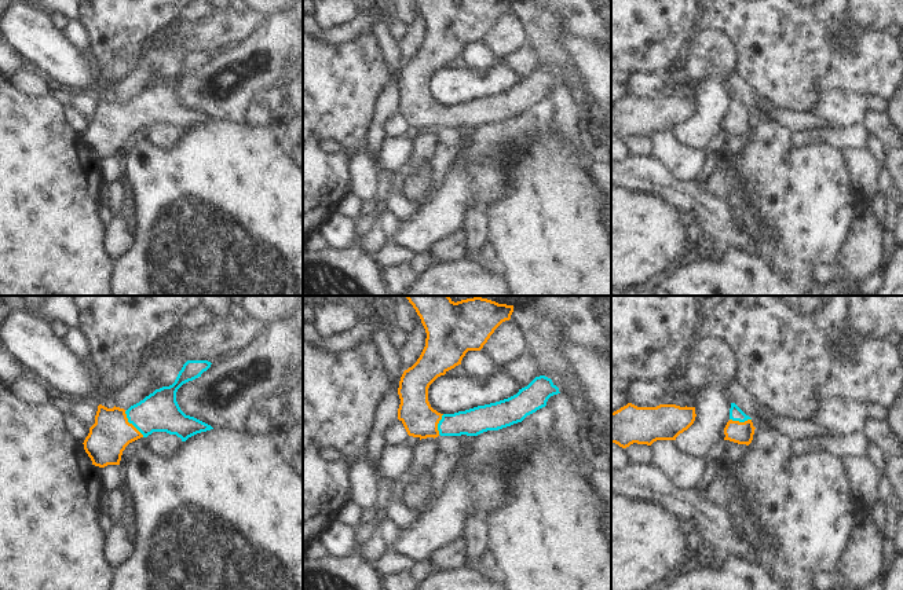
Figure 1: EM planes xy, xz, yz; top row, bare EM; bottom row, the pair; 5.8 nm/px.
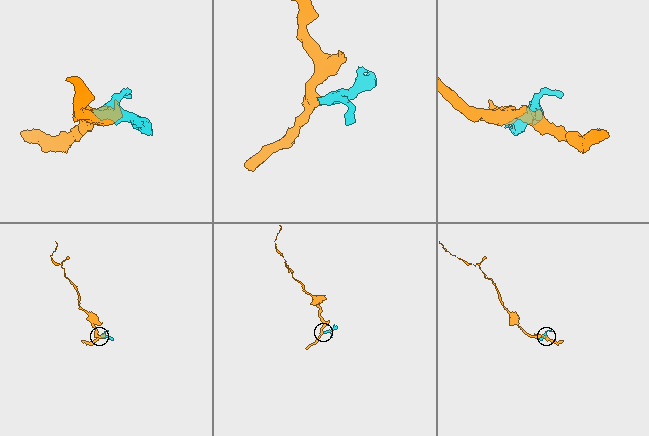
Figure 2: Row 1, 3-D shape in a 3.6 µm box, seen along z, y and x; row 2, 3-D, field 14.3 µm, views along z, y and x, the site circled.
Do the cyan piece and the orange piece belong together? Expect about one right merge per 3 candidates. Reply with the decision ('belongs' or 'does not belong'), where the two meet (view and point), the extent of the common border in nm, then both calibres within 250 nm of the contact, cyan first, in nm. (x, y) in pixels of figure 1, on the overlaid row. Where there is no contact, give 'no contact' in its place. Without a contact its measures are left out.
belongs; meets cyan in xy at (131, 422); contact 190 nm long; 240 nm thick on the cyan side, 240 nm on the other

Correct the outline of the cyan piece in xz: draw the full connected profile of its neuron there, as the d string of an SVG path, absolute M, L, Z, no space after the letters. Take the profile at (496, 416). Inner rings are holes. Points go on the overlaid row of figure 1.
M405 296L416 309L425 329L425 347L417 362L403 371L398 395L401 404L398 419L409 436L427 439L440 436L478 436L487 430L498 430L522 422L527 415L546 406L551 396L560 393L559 388L545 375L535 377L527 386L508 399L478 406L454 414L440 414L428 402L428 388L440 375L461 364L468 351L480 351L494 330L511 319L513 305L474 297L454 303L449 296Z

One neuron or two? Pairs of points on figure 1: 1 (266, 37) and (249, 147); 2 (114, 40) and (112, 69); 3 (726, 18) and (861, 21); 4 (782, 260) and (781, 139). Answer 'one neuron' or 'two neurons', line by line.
1: two neurons
2: one neuron
3: two neurons
4: one neuron

